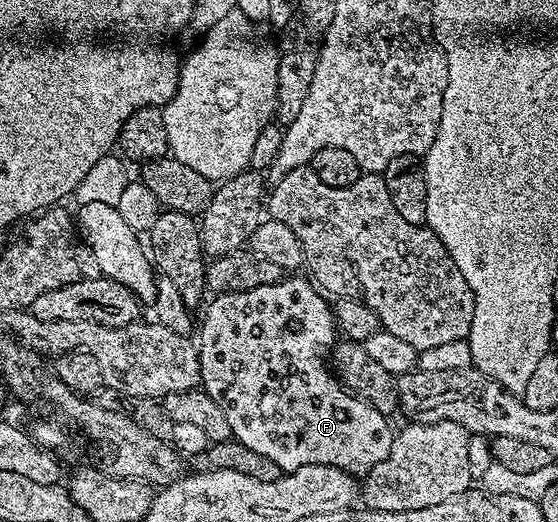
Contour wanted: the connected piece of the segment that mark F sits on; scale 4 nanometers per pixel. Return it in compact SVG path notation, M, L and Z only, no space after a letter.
M299 275L290 276L293 277L290 281L282 279L276 281L274 285L255 287L251 291L243 291L242 293L218 293L212 298L213 302L210 303L209 310L205 313L205 322L202 325L200 322L199 325L199 333L201 329L199 352L201 354L203 392L211 395L211 399L215 399L223 407L223 411L227 415L227 423L231 423L233 437L241 444L251 447L251 451L271 459L271 463L278 465L282 471L292 471L308 465L330 465L331 467L339 467L344 473L364 475L375 467L375 463L383 463L383 459L387 459L393 446L395 429L389 426L391 421L388 416L381 414L368 402L344 388L331 372L330 366L329 369L325 366L325 361L321 358L321 348L328 343L329 336L335 333L333 310L330 302L328 300L325 302L326 298L308 280L305 282L303 278L295 276Z

